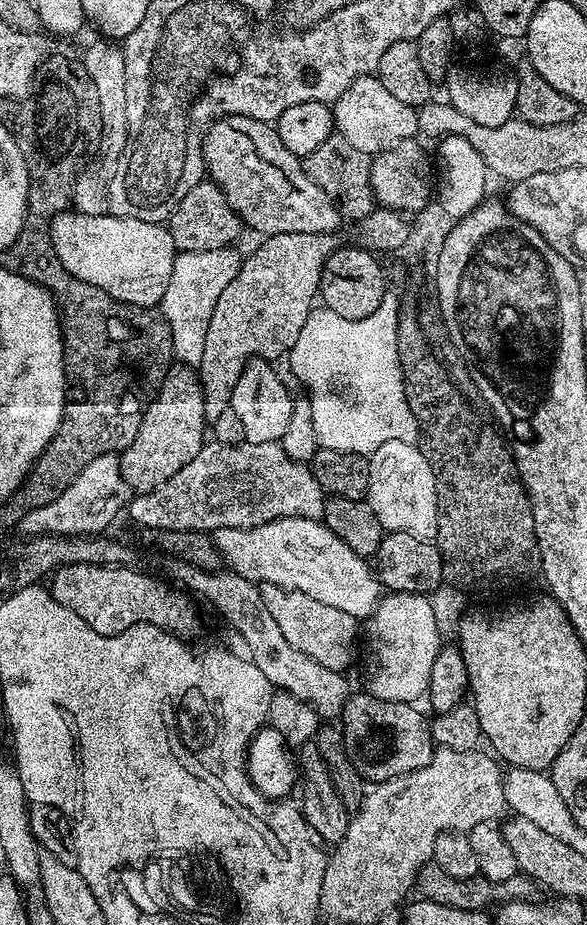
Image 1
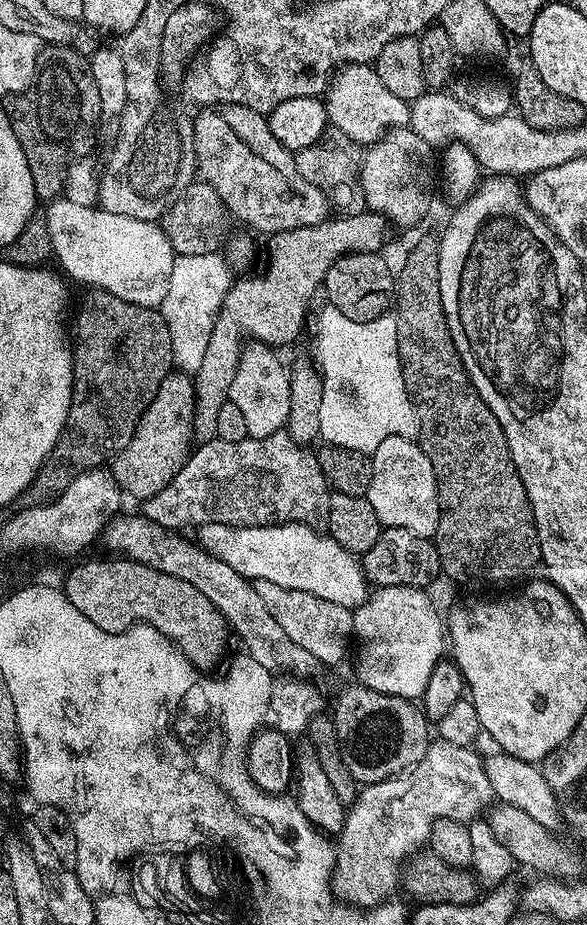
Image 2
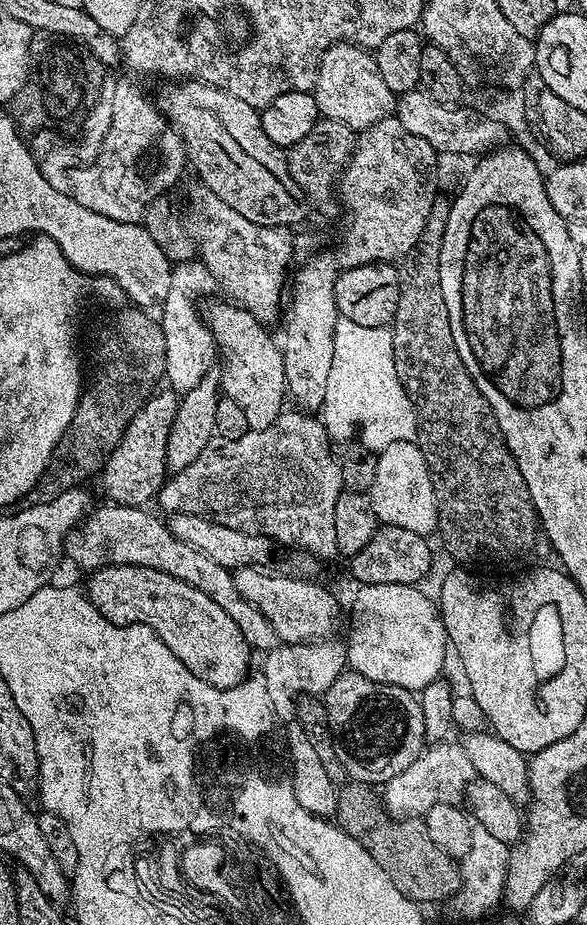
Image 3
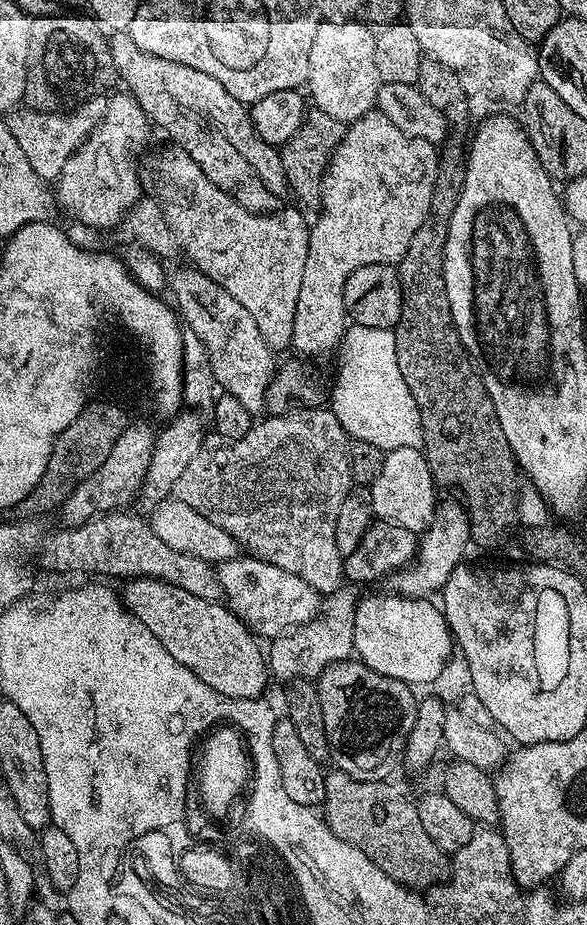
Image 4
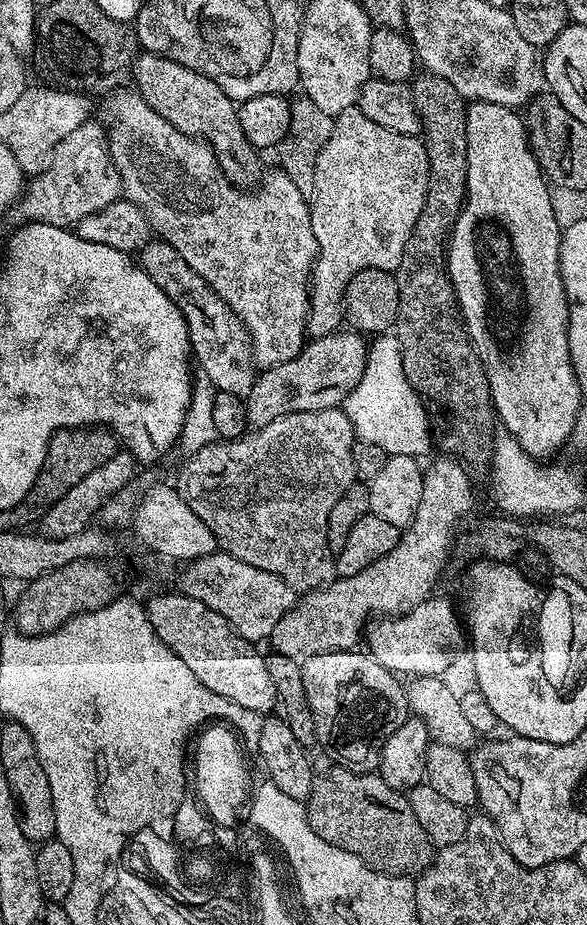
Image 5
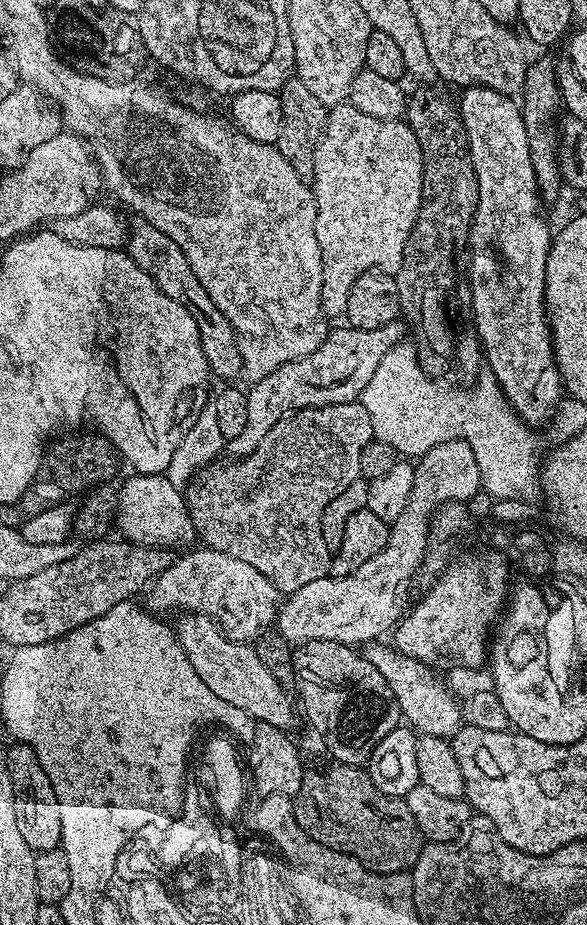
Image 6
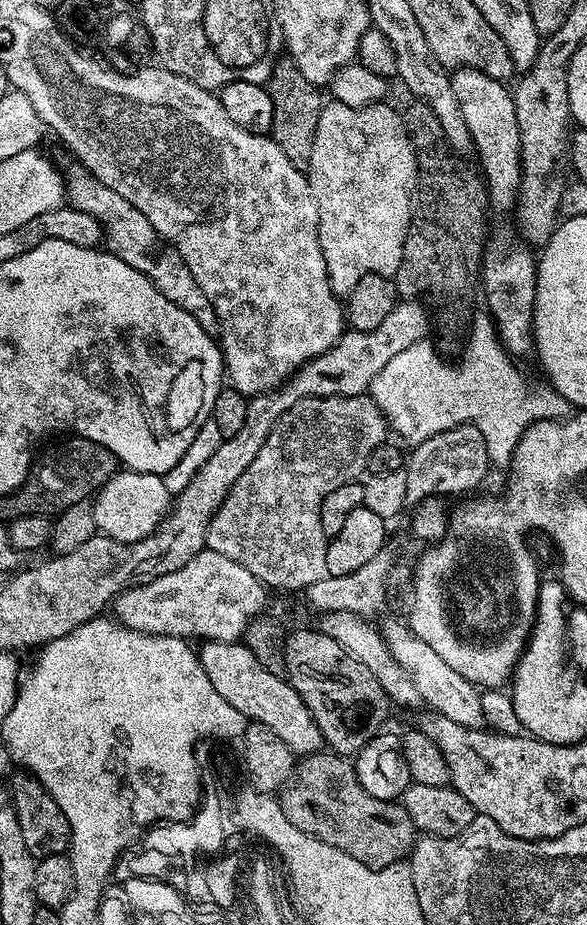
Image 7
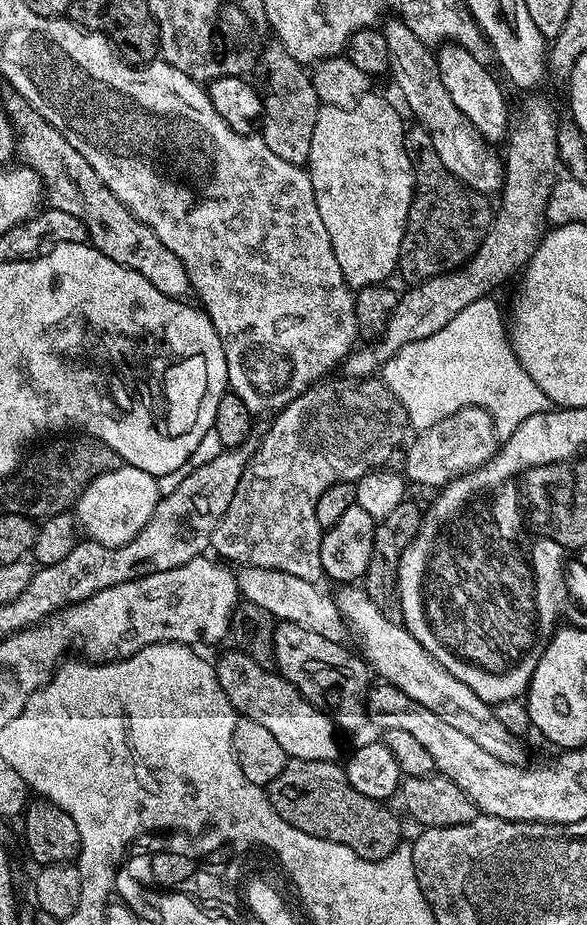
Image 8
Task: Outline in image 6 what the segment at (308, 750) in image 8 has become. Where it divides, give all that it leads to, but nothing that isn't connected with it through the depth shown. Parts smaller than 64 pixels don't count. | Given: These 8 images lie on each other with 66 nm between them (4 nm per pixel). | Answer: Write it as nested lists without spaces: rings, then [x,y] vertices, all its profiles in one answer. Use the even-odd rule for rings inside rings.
[[[186,612],[179,618],[181,620],[174,624],[174,631],[180,642],[180,649],[186,654],[192,672],[198,674],[198,678],[202,678],[202,682],[206,682],[206,686],[210,686],[210,690],[218,694],[218,698],[230,702],[230,706],[242,710],[253,721],[285,730],[291,729],[297,712],[293,697],[276,681],[274,674],[270,674],[266,666],[262,666],[262,658],[258,658],[251,643],[231,640],[209,616]]]

